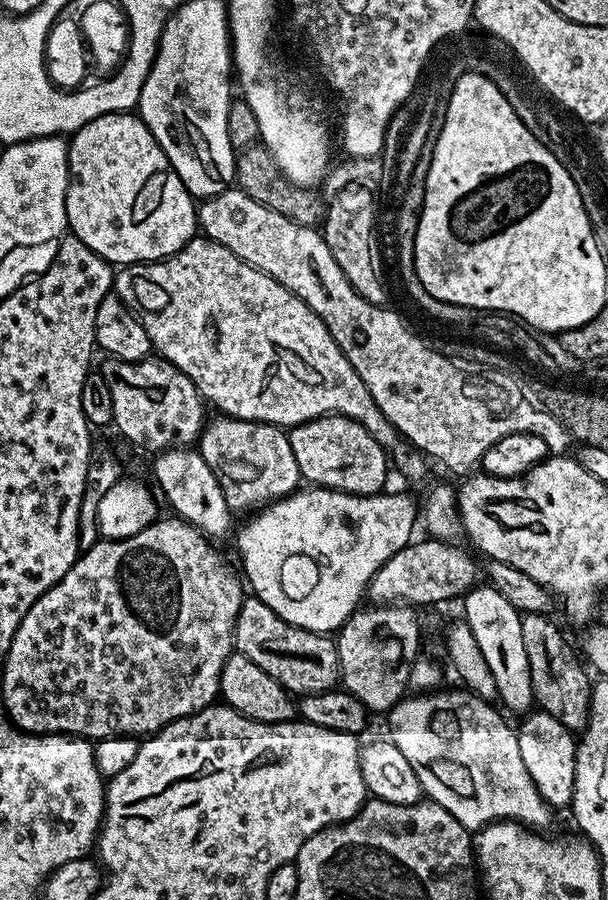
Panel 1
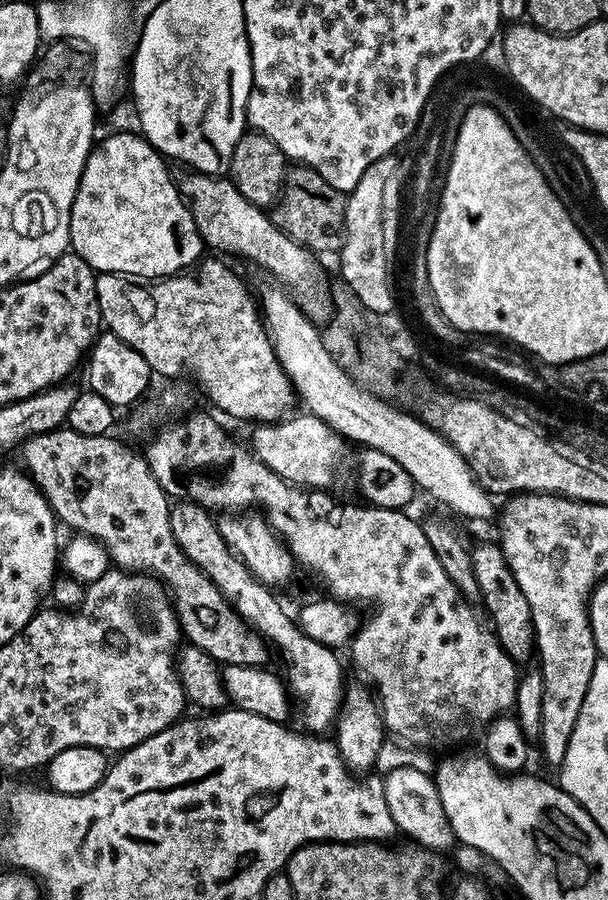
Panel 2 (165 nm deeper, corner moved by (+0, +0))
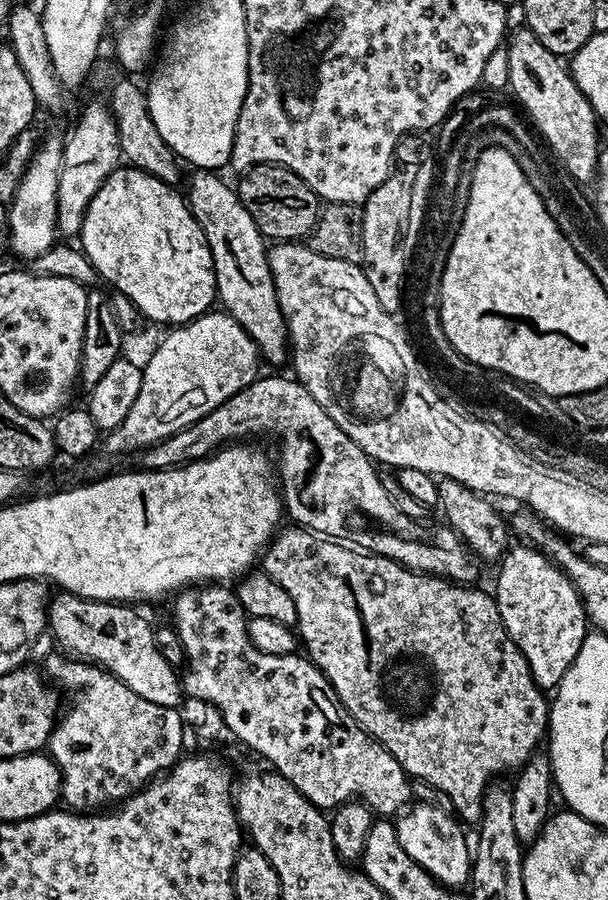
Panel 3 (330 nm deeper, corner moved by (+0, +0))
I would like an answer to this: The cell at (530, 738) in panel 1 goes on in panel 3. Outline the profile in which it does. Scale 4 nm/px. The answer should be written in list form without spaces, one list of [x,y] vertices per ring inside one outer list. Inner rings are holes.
[[[520,542],[517,548],[509,547],[498,567],[500,573],[496,576],[496,592],[494,591],[498,614],[510,638],[518,646],[522,658],[526,658],[526,666],[530,666],[530,674],[536,685],[542,690],[555,689],[556,685],[562,682],[566,670],[570,670],[574,658],[578,658],[578,650],[590,631],[590,621],[585,613],[584,604],[580,601],[578,590],[557,564],[552,563],[539,548],[524,542]]]

